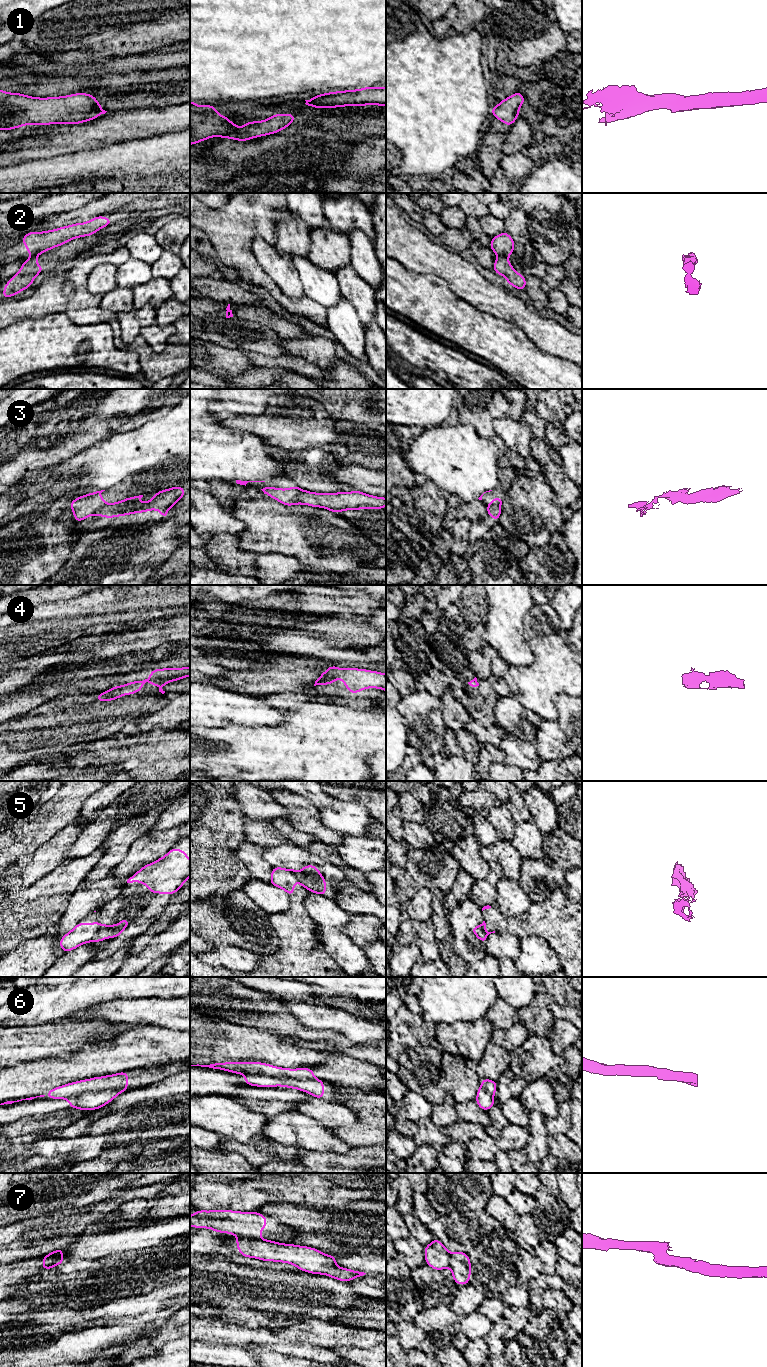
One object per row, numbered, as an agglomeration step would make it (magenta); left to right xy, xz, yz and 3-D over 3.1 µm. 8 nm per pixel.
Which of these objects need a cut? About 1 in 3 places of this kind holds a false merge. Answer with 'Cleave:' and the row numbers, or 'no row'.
Cleave: 2, 3, 5, 7

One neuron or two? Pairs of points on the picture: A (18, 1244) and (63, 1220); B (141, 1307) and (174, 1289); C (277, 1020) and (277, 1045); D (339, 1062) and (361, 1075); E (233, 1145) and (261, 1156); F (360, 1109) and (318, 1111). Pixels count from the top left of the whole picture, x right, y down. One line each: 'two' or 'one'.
A: one
B: one
C: two
D: one
E: one
F: two

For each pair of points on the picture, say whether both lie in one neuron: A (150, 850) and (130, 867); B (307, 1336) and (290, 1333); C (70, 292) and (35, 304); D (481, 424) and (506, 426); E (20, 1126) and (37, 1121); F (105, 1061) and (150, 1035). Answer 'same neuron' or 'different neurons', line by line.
A: same neuron
B: same neuron
C: same neuron
D: different neurons
E: same neuron
F: same neuron

